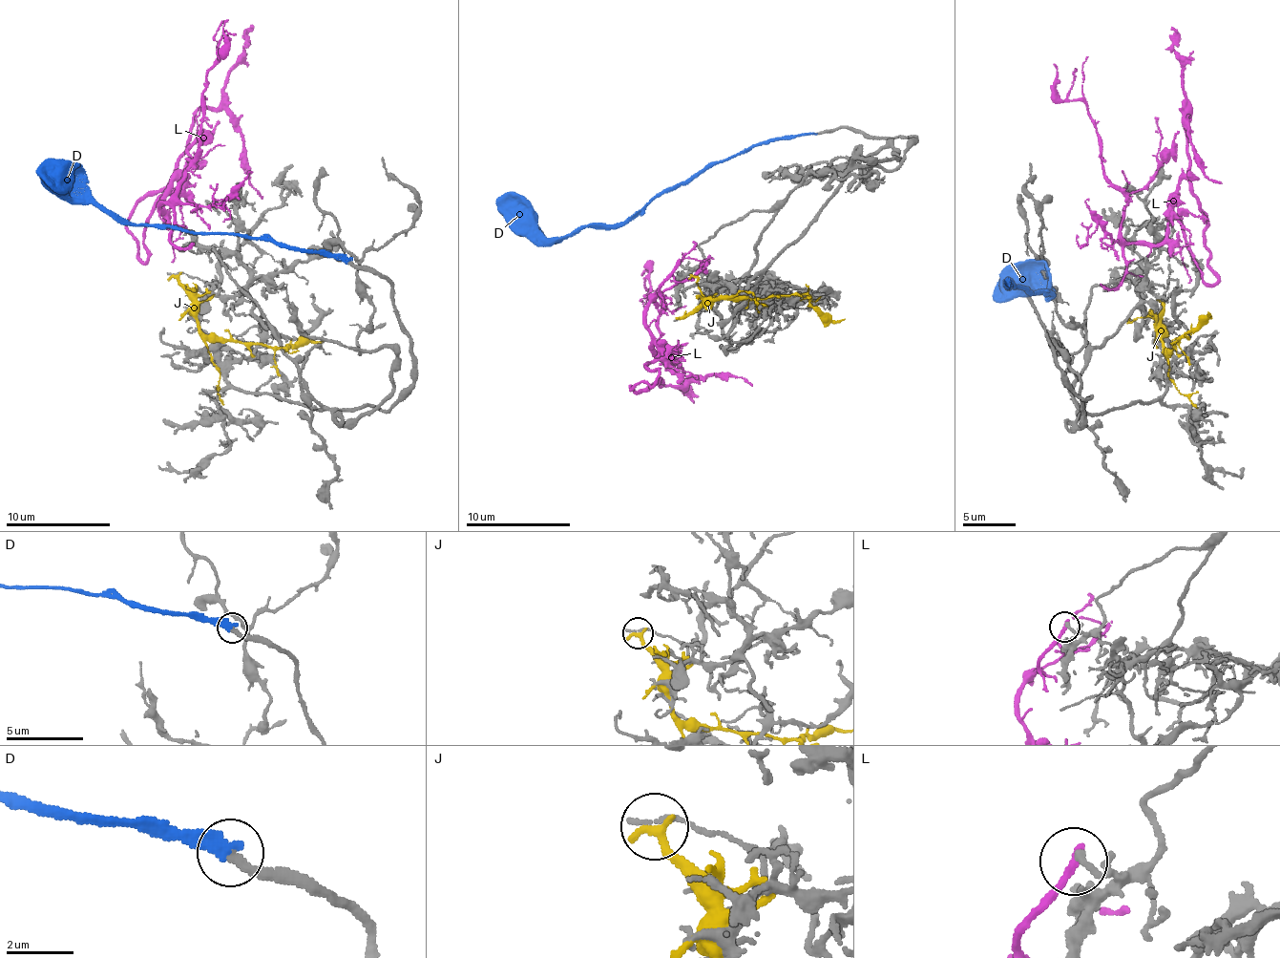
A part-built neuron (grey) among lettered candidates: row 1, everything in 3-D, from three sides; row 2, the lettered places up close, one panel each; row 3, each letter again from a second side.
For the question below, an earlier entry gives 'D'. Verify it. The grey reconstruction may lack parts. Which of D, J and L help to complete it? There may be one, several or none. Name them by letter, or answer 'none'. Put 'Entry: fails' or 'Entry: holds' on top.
Entry: holds
D

